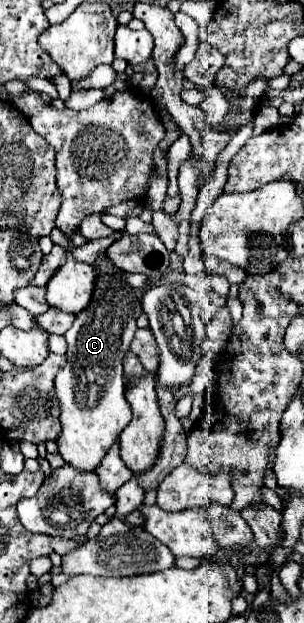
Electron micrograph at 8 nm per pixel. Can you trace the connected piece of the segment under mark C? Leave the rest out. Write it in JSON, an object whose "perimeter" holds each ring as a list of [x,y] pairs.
{"perimeter":[[[101,255],[97,263],[99,263],[99,267],[97,267],[99,277],[97,277],[97,285],[93,291],[93,299],[91,299],[89,307],[75,317],[73,327],[65,333],[65,339],[69,345],[67,365],[55,377],[55,391],[57,391],[57,399],[61,403],[61,427],[63,427],[63,433],[57,439],[59,455],[65,459],[65,463],[75,467],[77,471],[95,471],[97,463],[101,463],[101,459],[105,457],[105,451],[109,451],[109,447],[113,447],[113,443],[117,443],[117,435],[121,435],[121,431],[125,429],[125,425],[131,419],[131,407],[125,399],[125,389],[123,389],[121,359],[129,349],[129,343],[137,331],[135,321],[143,311],[135,289],[129,287],[123,279],[109,275],[117,267],[107,259],[107,255]]]}

